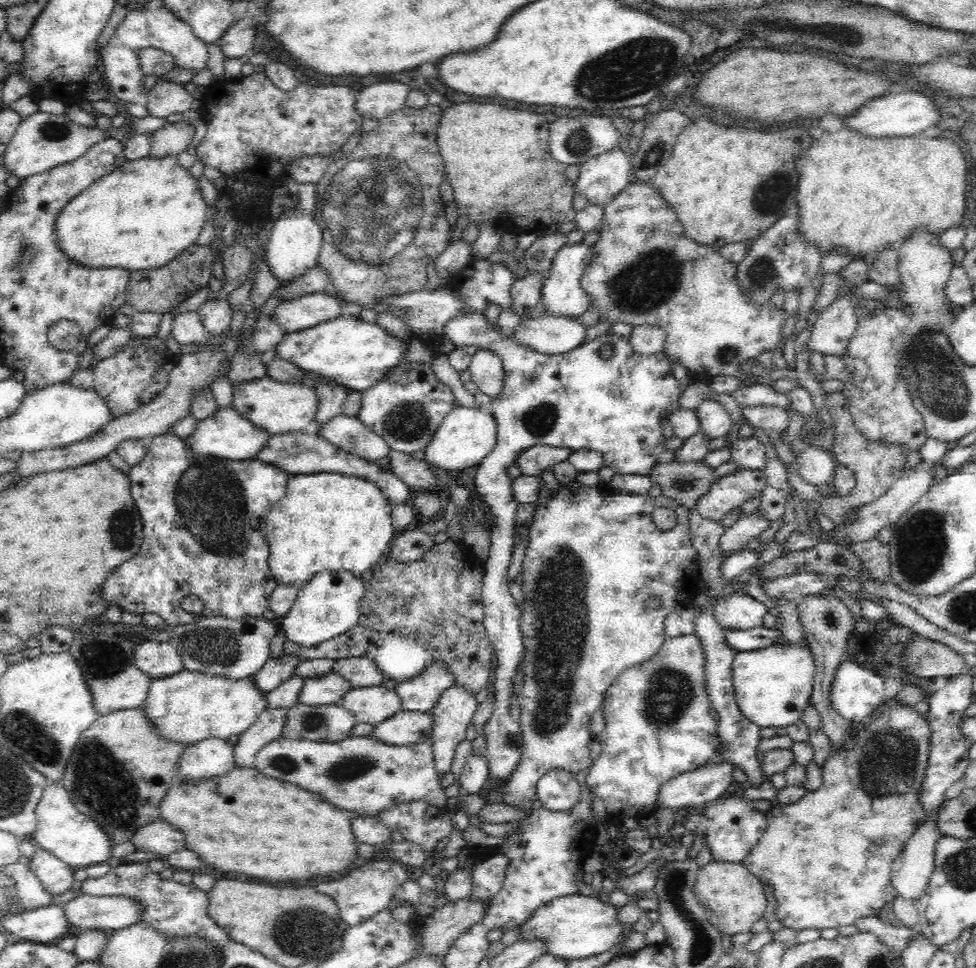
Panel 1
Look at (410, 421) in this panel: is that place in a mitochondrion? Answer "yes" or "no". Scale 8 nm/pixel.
yes

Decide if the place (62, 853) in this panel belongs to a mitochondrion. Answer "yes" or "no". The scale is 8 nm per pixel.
no

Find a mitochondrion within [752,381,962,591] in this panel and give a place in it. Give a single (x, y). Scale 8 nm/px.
(921, 543)

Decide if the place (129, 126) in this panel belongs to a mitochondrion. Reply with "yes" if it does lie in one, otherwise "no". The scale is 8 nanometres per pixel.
no

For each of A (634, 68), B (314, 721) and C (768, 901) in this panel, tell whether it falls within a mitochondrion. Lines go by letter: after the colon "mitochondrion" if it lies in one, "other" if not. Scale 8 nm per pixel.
A: mitochondrion
B: mitochondrion
C: other

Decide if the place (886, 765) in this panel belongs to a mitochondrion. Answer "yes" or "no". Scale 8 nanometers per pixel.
yes

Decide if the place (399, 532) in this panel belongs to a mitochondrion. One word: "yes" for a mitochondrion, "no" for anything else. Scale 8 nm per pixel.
no

